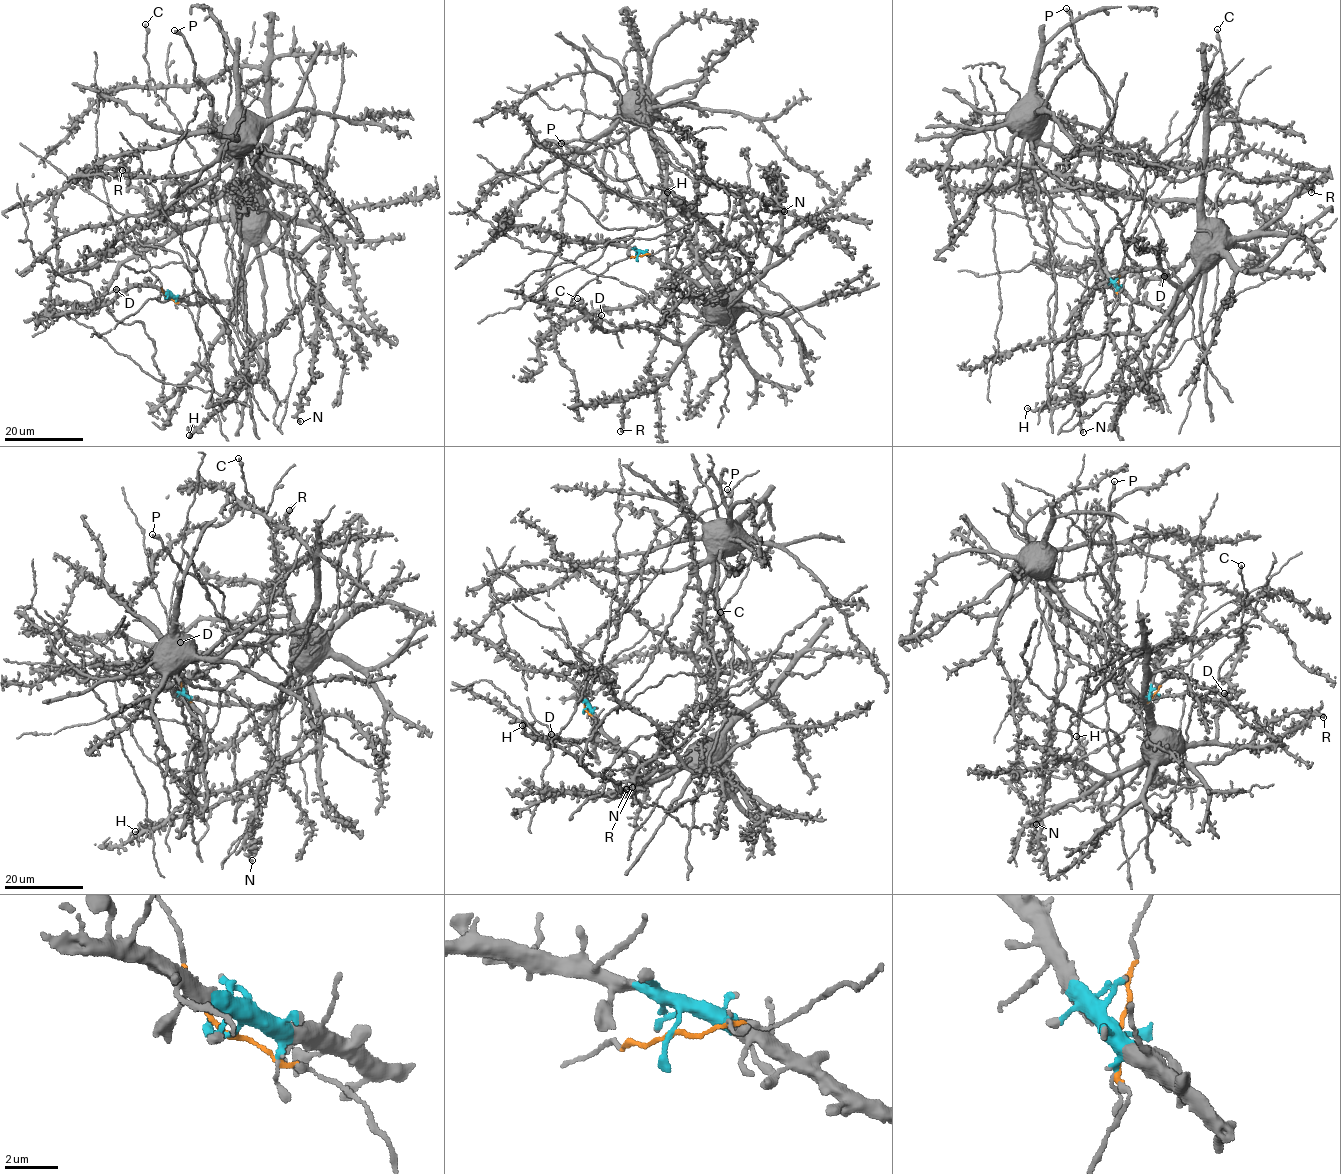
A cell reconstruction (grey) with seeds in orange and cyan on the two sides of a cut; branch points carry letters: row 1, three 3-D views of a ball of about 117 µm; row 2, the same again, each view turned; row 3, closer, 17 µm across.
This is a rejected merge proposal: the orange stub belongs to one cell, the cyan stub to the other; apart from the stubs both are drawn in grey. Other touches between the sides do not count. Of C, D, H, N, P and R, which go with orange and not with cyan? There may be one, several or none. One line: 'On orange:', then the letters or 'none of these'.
On orange: none of these

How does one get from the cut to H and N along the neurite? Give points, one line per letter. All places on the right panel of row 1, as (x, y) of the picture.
H: (1117, 286), (1132, 300), (1176, 317), (1194, 285), (1174, 308), (1151, 363), (1130, 386), (1027, 408)
N: (1117, 286), (1176, 317), (1199, 272), (1178, 286), (1157, 268), (1134, 269), (1072, 315), (1060, 382), (1083, 432)

